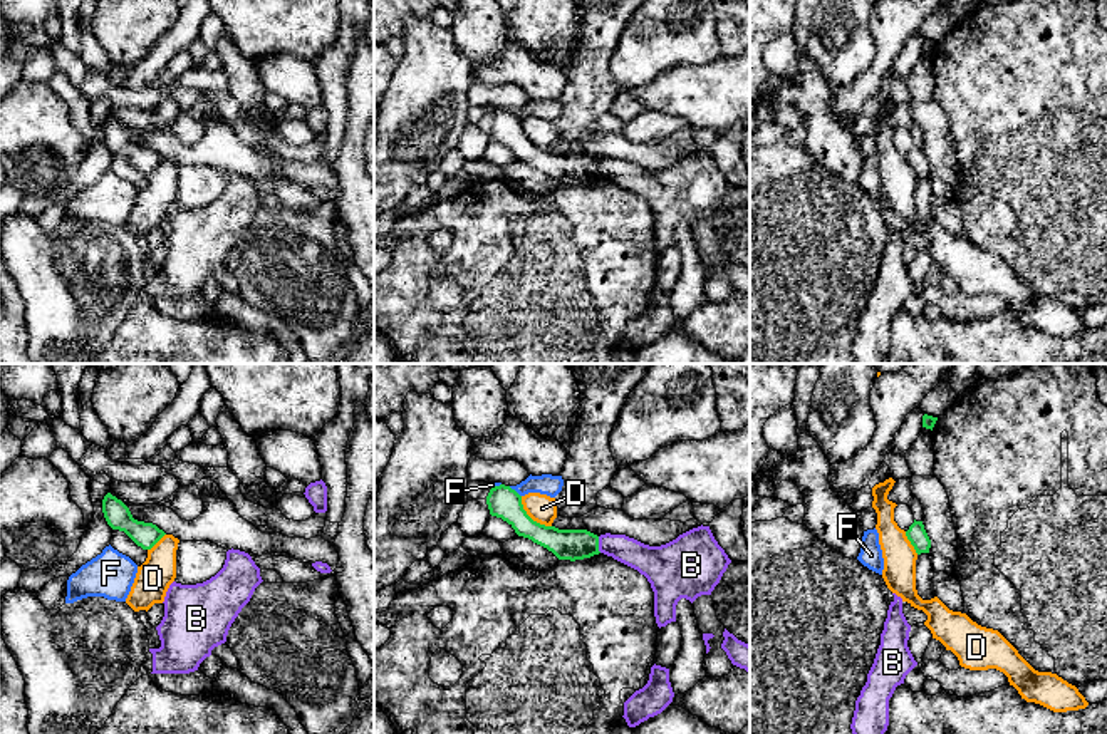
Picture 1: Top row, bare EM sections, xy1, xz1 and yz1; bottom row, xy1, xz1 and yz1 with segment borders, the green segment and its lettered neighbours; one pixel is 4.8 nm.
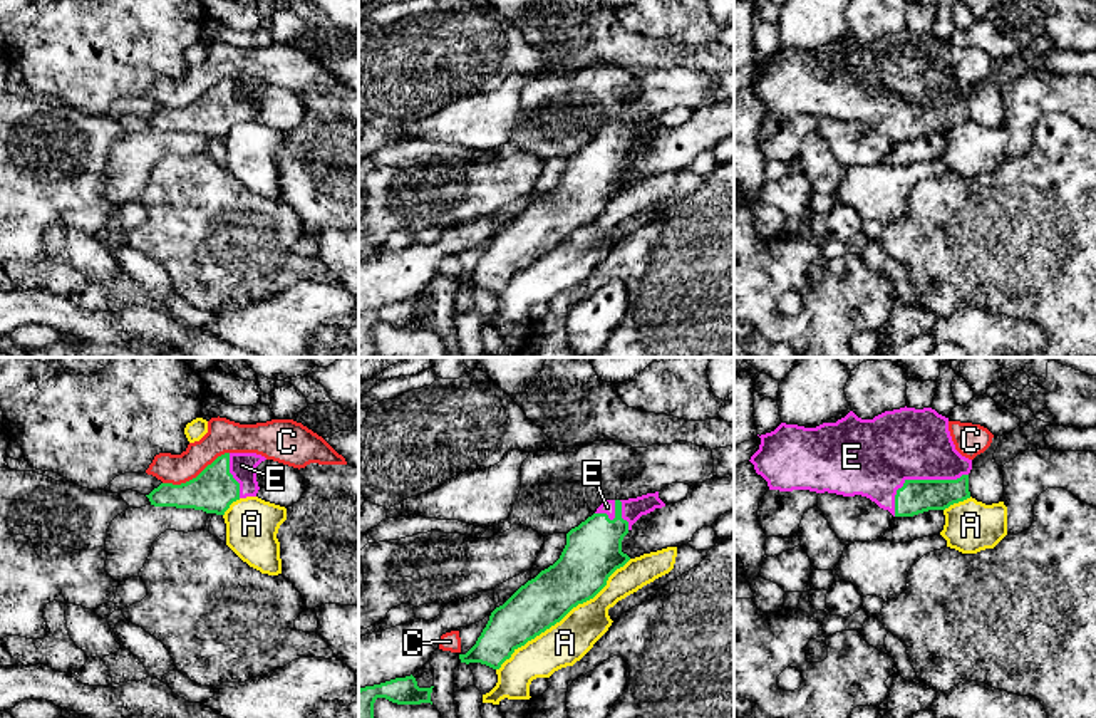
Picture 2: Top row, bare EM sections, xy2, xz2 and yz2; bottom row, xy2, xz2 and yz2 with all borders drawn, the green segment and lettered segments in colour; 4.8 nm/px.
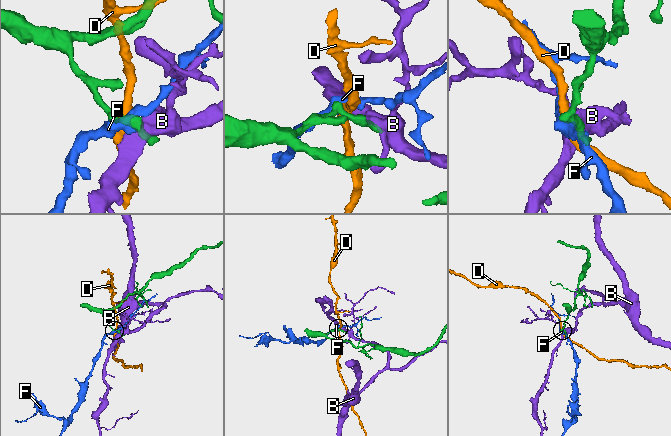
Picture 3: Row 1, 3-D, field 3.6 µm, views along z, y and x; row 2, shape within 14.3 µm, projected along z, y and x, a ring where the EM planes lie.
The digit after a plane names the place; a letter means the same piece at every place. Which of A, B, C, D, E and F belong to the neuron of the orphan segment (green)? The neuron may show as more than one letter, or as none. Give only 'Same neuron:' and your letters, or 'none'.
Same neuron: E

